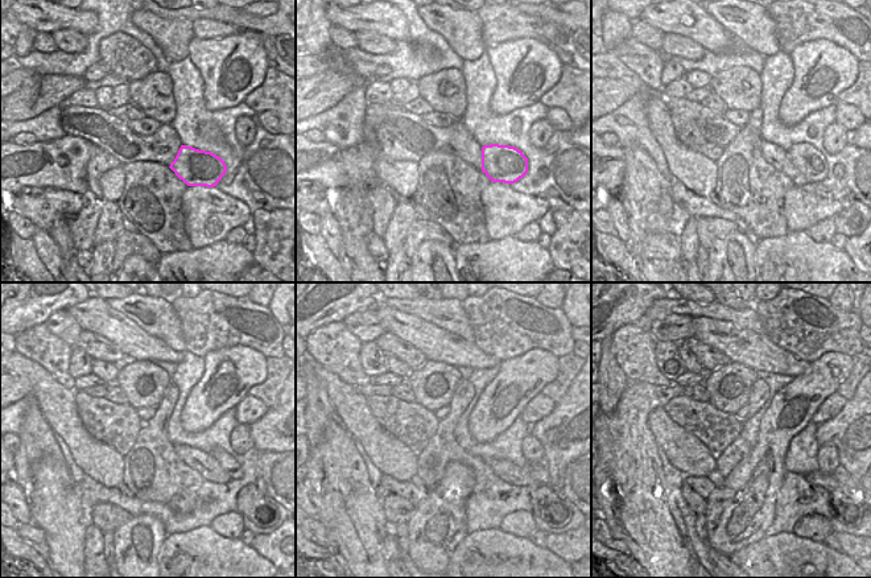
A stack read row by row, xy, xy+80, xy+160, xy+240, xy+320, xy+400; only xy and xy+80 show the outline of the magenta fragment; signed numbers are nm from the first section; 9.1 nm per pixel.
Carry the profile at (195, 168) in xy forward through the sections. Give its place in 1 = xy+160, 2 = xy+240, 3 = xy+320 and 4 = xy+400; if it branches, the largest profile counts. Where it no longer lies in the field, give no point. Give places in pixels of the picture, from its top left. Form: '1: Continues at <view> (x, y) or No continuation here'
1: Continues at xy+160 (808, 160)
2: Continues at xy+240 (227, 462)
3: Continues at xy+320 (539, 473)
4: Continues at xy+400 (841, 474).

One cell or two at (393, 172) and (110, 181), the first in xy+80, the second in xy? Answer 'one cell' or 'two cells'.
one cell

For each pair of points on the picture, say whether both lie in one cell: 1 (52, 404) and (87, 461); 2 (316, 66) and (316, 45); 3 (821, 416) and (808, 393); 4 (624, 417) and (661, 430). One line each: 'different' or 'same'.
1: same
2: different
3: different
4: different

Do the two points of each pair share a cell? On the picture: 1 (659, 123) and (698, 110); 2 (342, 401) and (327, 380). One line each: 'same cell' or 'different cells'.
1: different cells
2: same cell

